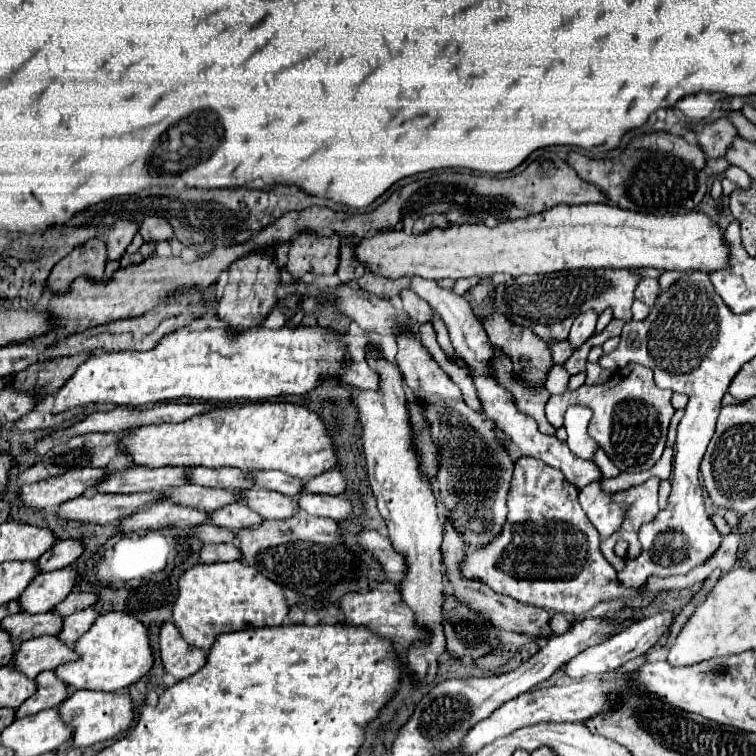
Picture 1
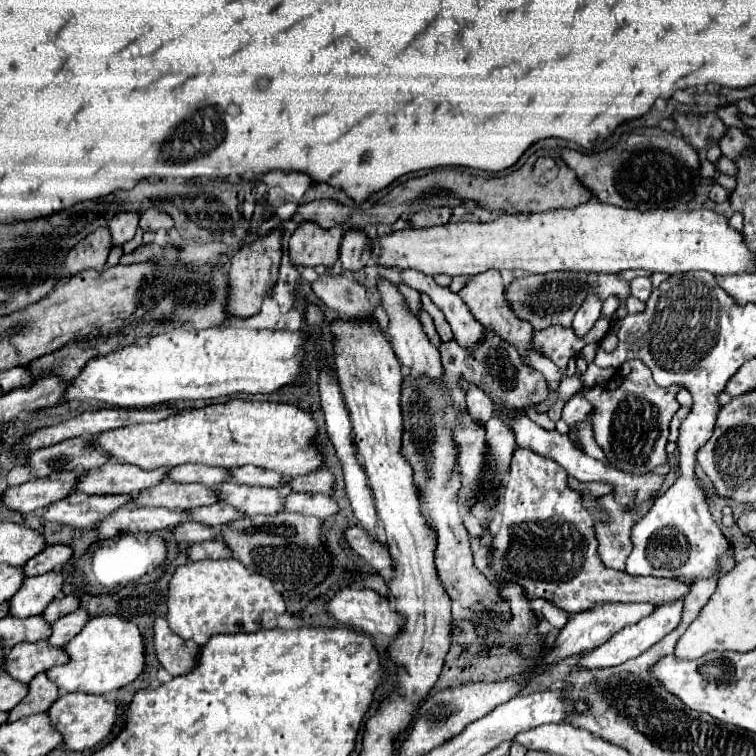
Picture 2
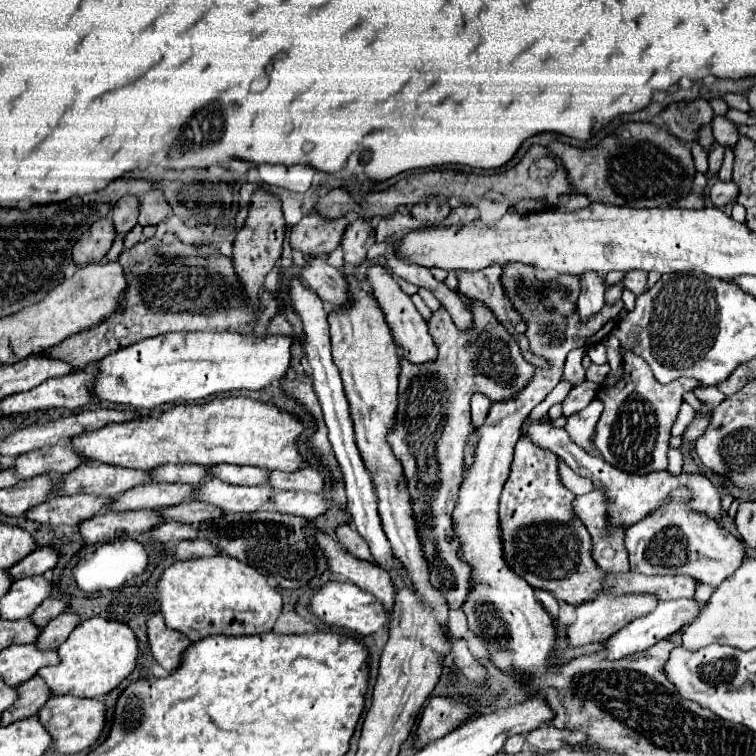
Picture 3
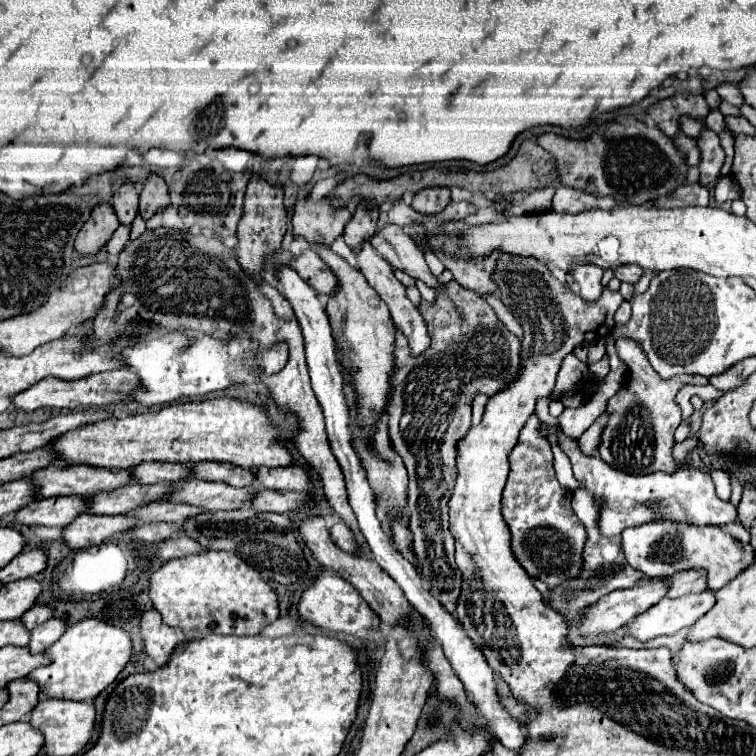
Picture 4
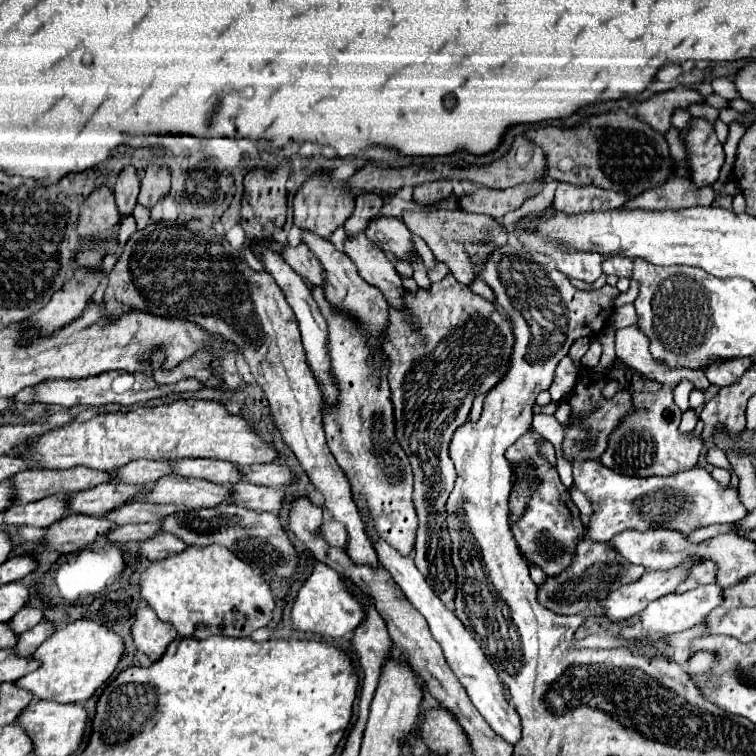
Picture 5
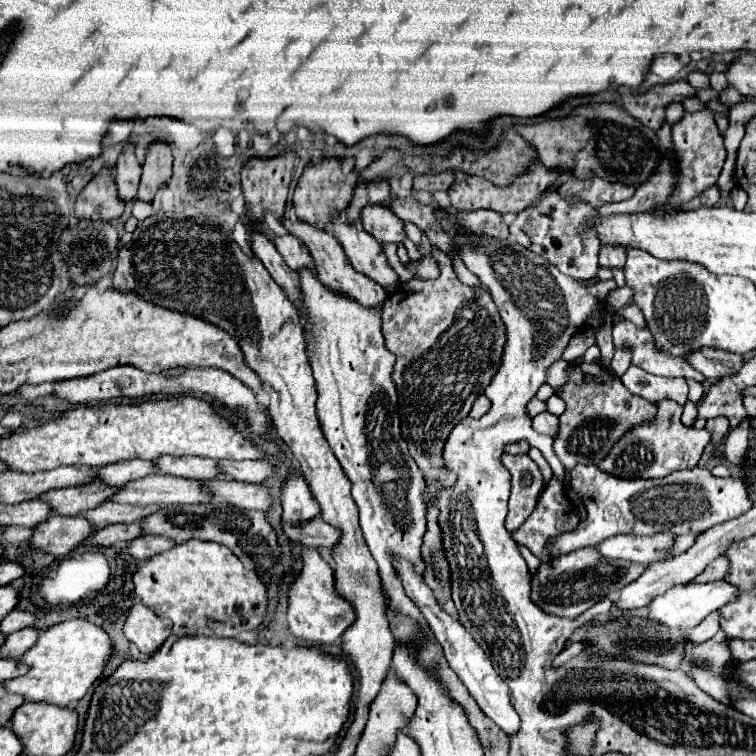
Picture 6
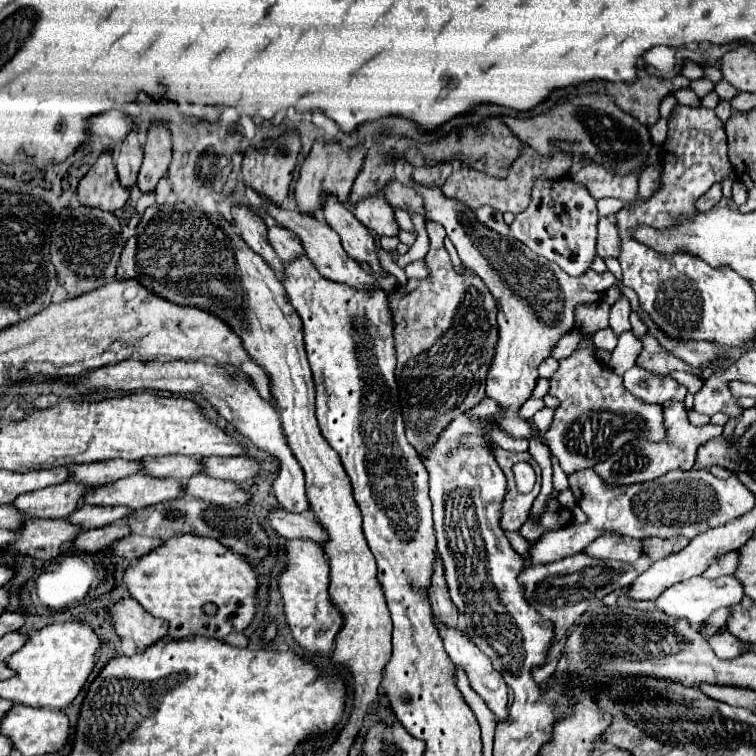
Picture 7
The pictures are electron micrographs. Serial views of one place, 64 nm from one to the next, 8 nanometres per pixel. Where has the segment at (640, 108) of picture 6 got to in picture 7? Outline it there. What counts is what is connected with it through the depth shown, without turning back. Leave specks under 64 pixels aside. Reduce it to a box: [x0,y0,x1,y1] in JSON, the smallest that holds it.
[602,68,690,126]

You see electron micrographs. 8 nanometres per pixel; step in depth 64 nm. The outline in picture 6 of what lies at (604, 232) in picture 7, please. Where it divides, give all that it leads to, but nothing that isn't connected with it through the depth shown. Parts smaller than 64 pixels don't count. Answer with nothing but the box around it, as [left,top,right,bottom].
[600,244,626,268]

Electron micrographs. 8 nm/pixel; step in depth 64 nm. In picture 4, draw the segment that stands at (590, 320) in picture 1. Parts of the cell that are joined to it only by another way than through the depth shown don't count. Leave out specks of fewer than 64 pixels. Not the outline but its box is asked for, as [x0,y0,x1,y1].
[568,262,604,302]

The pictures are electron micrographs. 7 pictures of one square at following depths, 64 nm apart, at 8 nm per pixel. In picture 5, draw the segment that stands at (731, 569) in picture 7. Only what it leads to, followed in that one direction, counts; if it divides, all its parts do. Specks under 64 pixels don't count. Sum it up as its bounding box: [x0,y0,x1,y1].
[676,562,718,592]

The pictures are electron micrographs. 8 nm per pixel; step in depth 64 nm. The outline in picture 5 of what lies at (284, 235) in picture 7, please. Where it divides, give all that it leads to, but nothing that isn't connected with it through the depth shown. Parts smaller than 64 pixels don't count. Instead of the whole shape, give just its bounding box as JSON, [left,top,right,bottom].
[282,244,322,286]

